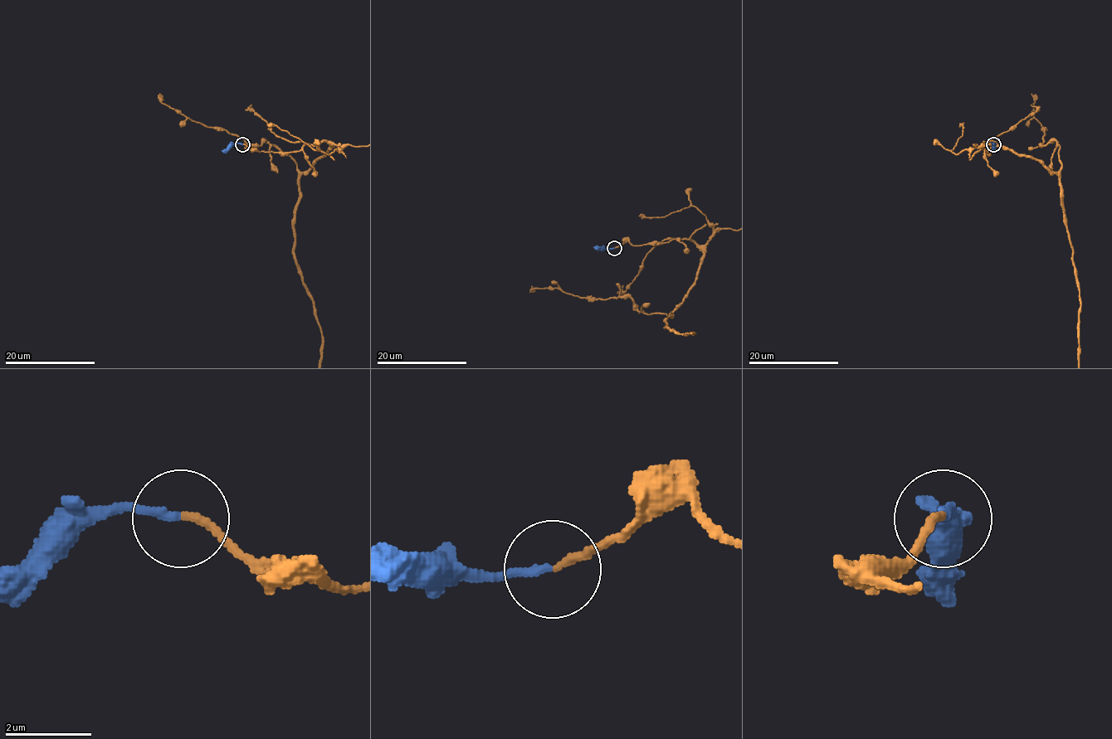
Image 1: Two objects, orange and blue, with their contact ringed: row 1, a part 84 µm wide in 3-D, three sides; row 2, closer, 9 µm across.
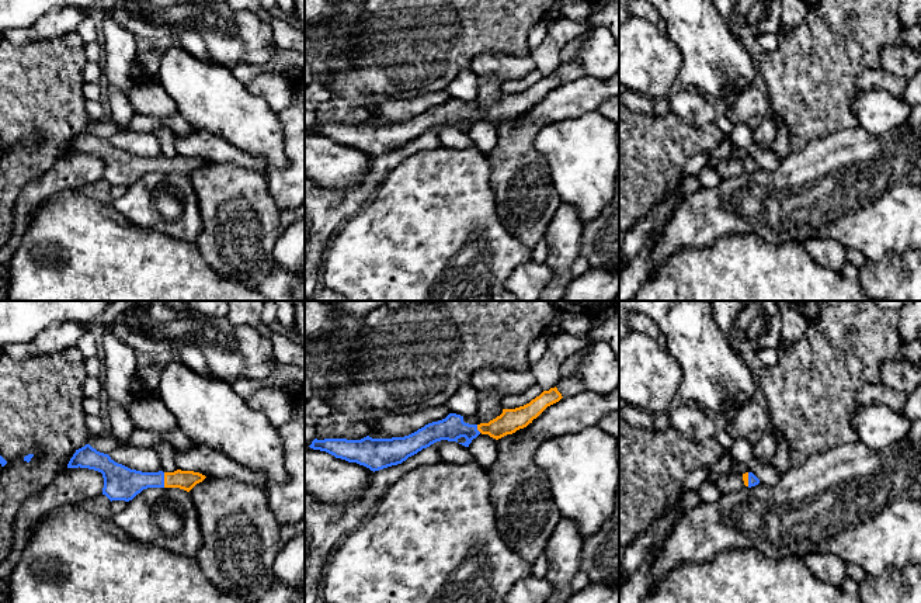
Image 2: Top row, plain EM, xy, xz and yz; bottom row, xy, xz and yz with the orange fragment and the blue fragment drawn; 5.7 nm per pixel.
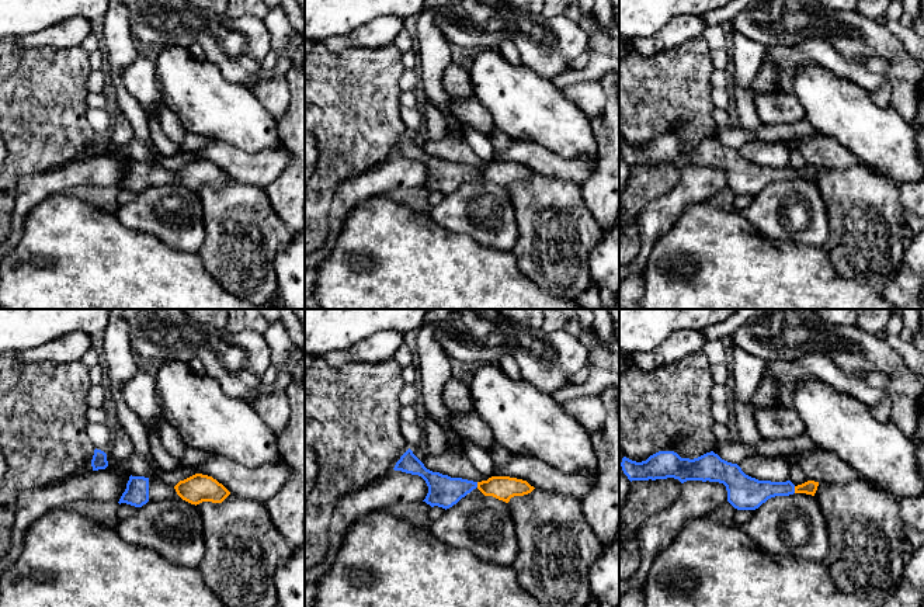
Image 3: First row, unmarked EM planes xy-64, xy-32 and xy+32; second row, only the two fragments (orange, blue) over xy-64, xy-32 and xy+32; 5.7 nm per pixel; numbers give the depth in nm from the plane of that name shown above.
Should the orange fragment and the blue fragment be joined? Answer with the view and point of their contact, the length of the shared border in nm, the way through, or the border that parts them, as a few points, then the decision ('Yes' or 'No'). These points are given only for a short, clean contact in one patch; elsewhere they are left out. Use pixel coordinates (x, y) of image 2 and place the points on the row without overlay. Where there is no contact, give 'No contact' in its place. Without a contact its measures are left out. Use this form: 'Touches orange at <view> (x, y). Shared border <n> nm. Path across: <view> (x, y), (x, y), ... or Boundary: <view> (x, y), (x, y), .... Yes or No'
Touches orange at xy (164, 165). Shared border 90 nm. Path across: xy (184, 165), (164, 165), (121, 167). Yes

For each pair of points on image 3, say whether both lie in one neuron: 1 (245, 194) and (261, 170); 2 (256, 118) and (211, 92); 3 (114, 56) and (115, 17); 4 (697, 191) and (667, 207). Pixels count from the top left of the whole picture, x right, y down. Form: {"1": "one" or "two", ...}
{"1": "two", "2": "one", "3": "one", "4": "one"}

